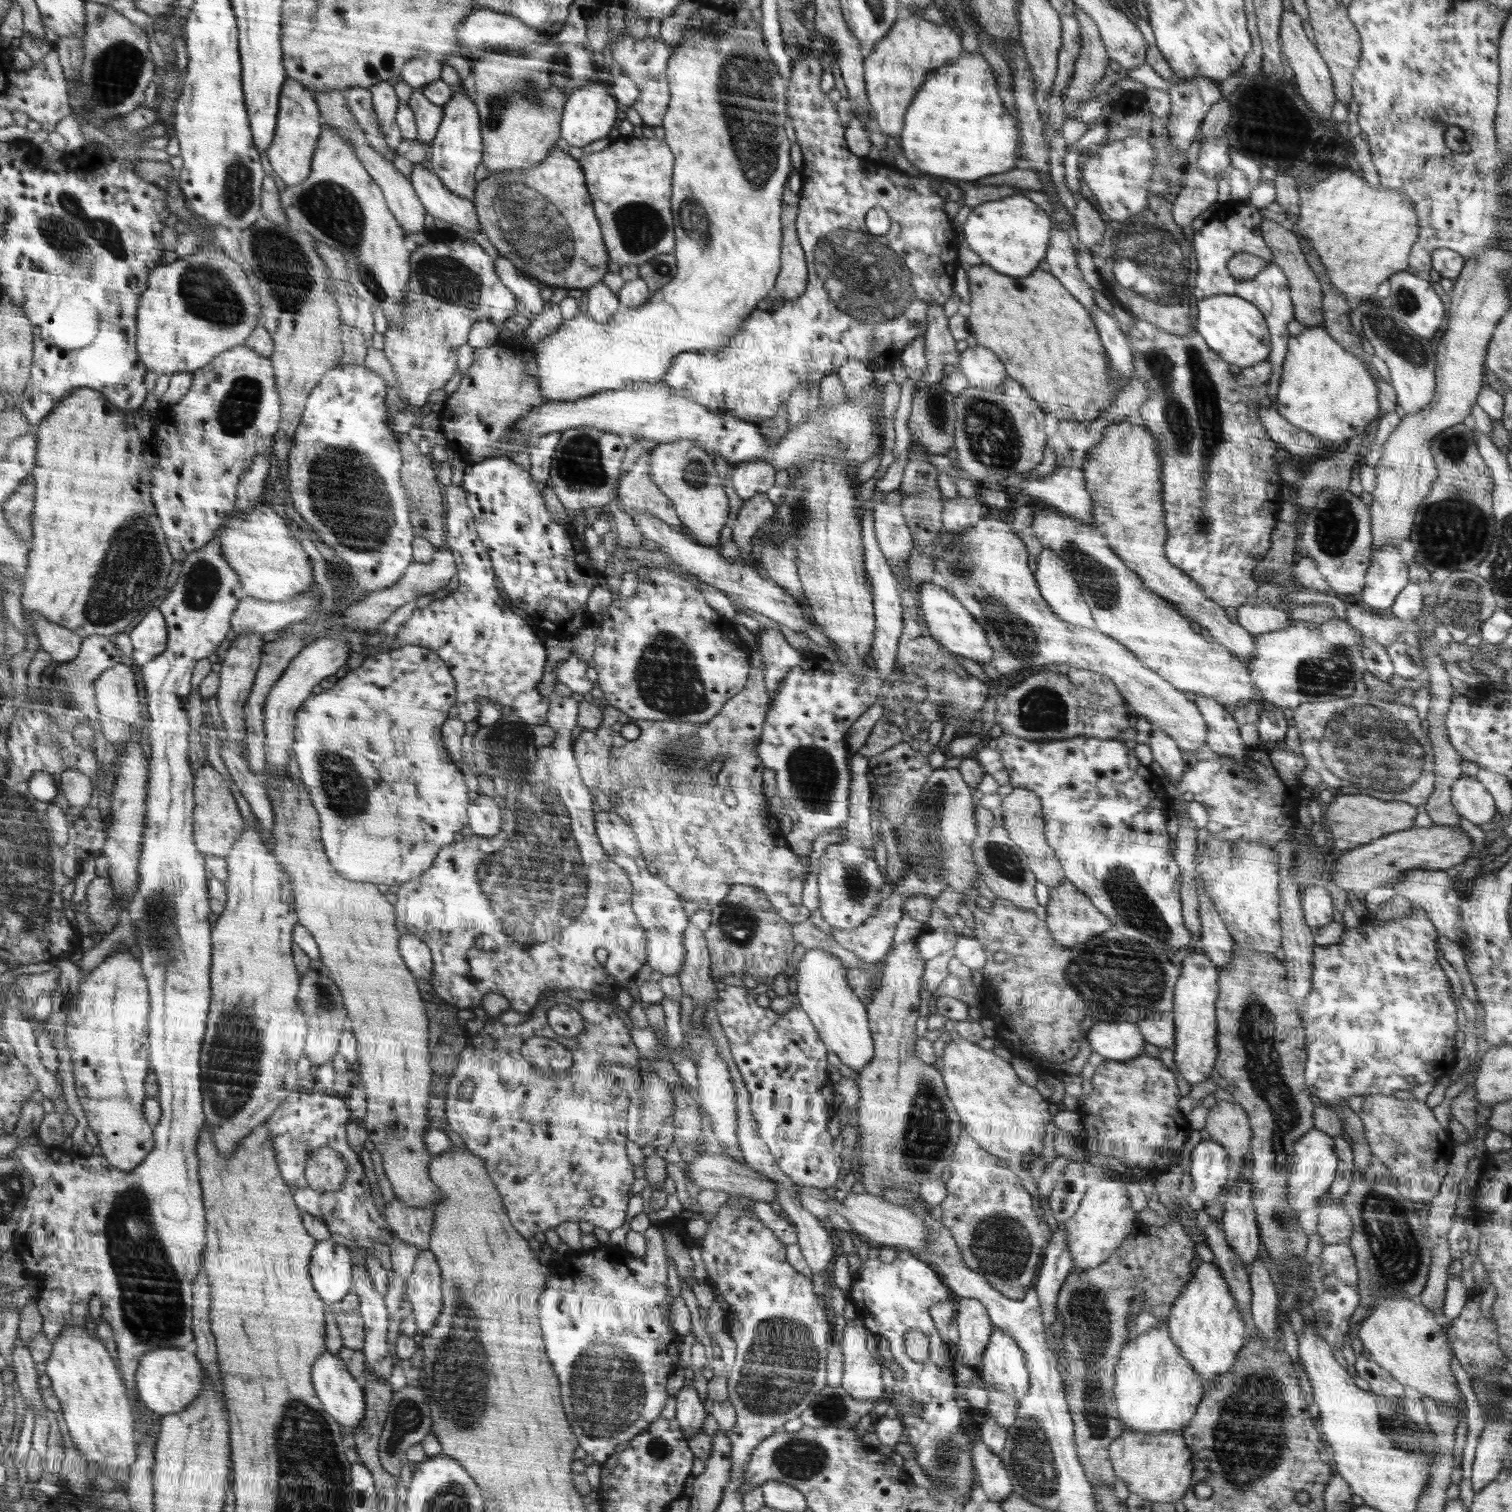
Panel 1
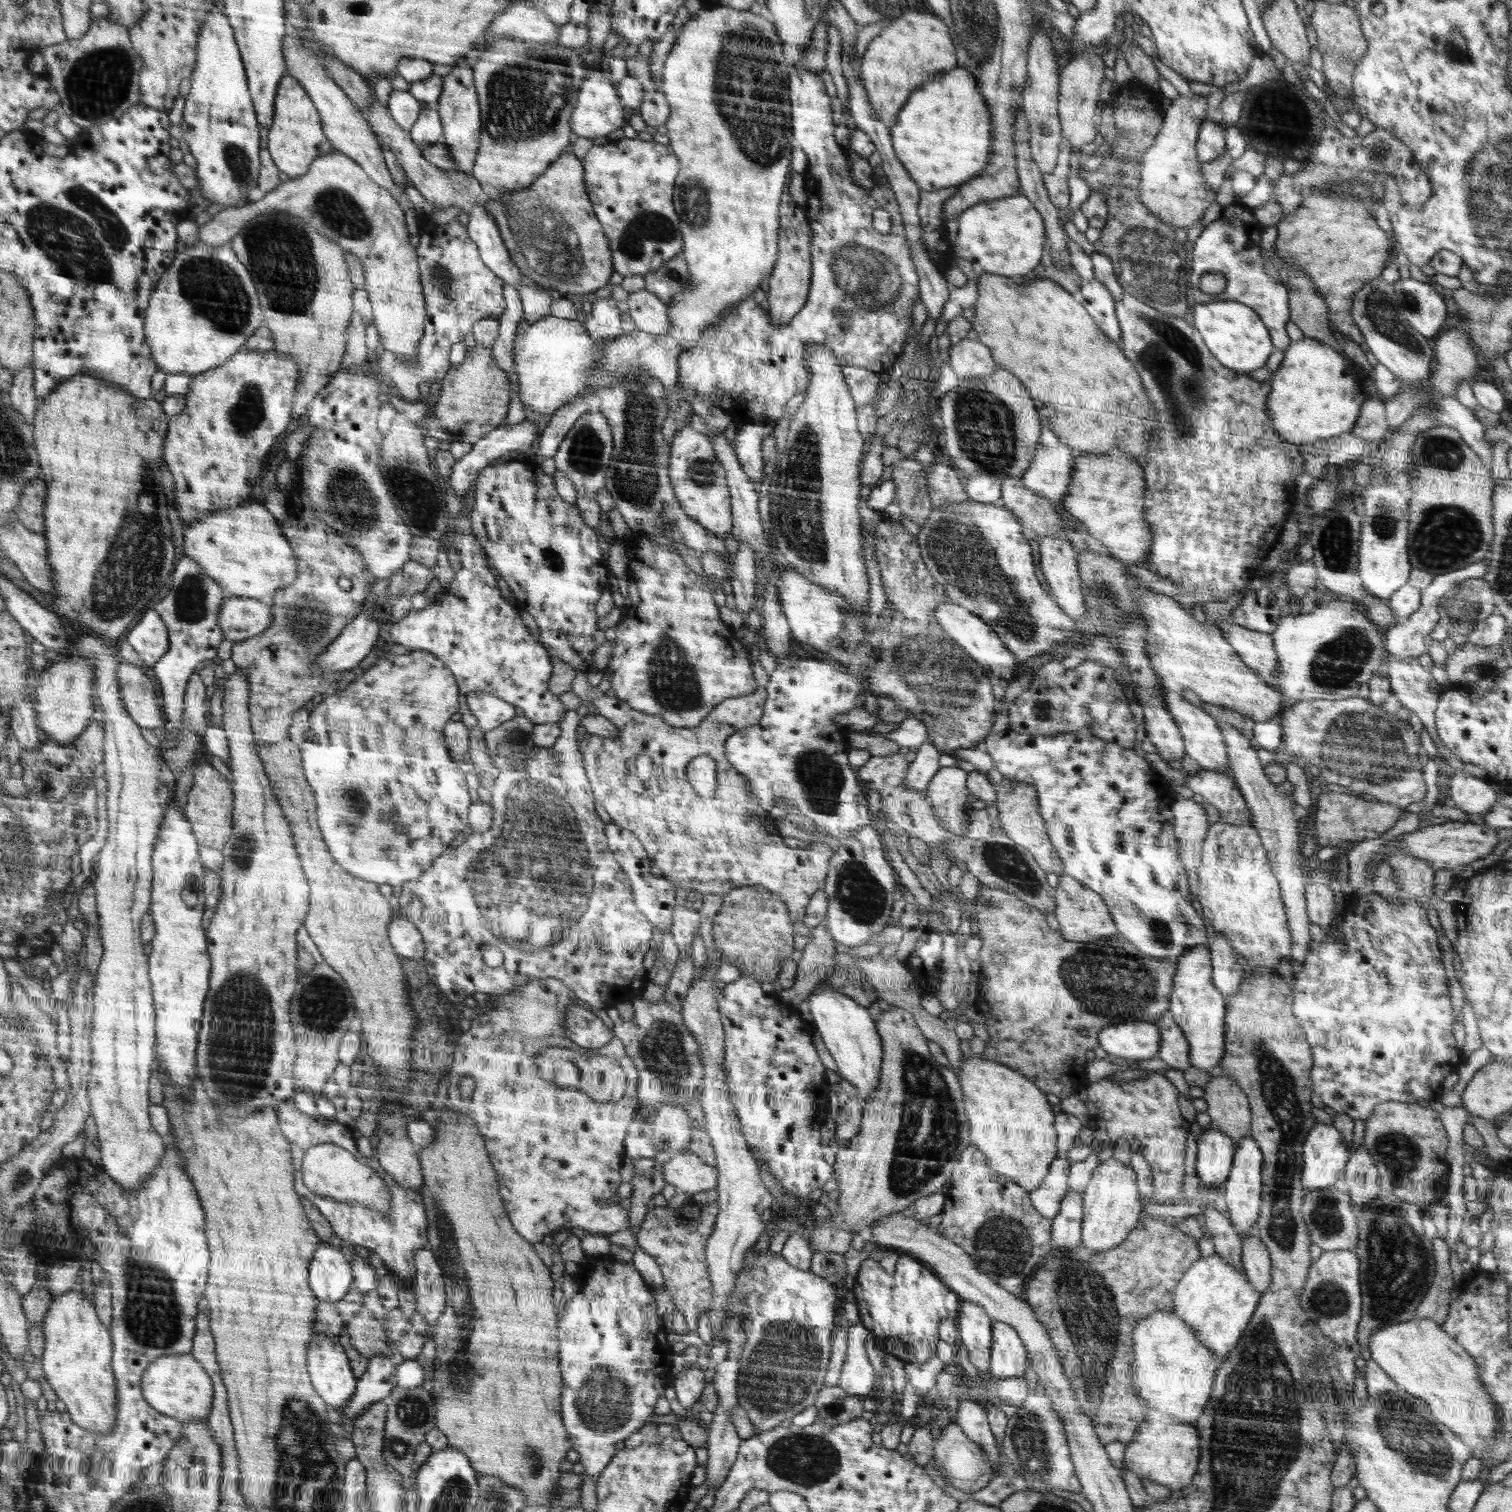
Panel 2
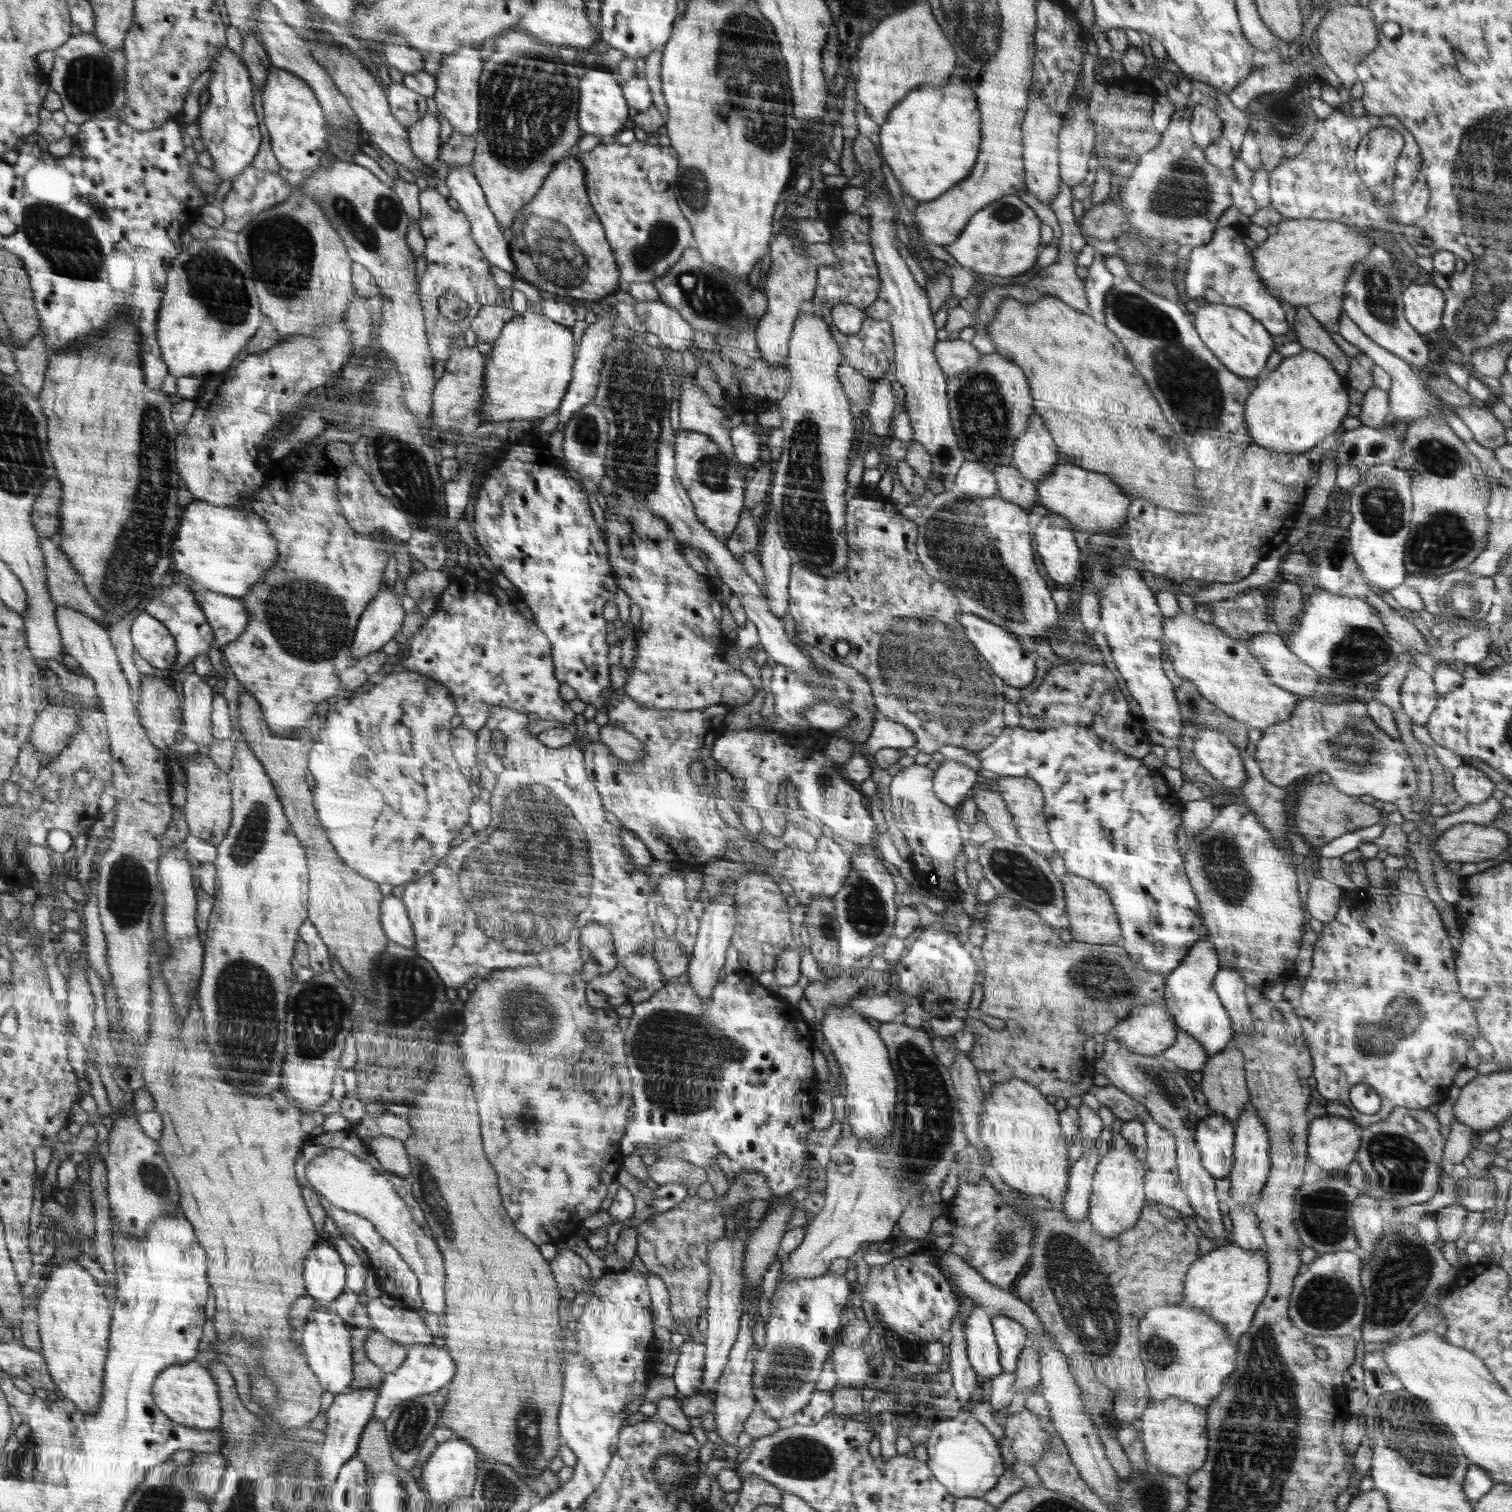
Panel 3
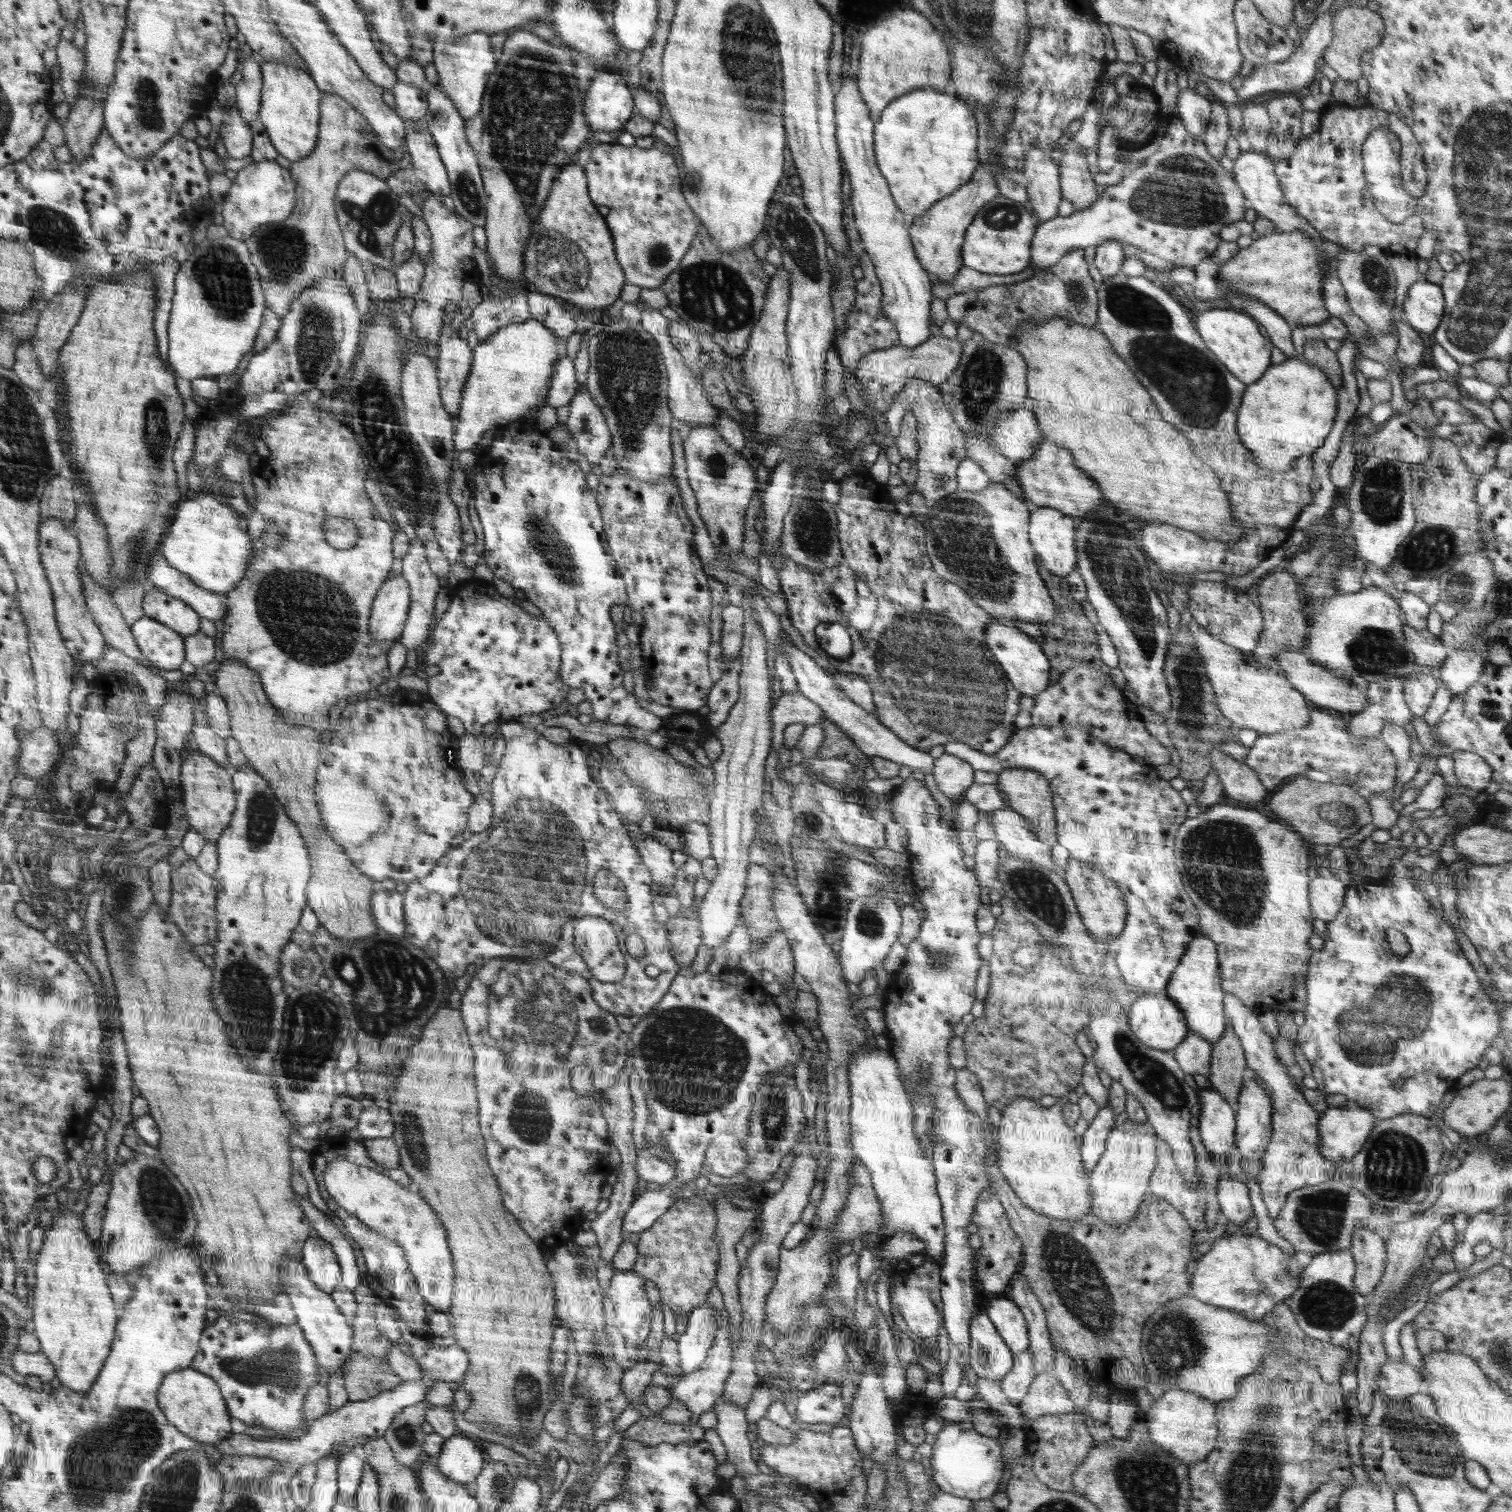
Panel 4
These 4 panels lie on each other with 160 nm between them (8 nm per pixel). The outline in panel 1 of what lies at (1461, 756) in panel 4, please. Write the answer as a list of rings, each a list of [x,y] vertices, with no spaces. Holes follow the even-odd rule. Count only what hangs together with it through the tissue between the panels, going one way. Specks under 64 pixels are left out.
[[[1463,775],[1454,781],[1451,802],[1464,820],[1476,826],[1492,822],[1497,813],[1493,797],[1475,777]]]

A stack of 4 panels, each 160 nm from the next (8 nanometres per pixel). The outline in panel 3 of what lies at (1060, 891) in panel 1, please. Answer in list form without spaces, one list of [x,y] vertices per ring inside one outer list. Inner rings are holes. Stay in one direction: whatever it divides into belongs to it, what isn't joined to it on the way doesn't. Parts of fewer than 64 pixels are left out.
[[[1068,872],[1061,876],[1061,881],[1073,940],[1090,944],[1120,943],[1122,937],[1120,923],[1105,890],[1084,877]]]

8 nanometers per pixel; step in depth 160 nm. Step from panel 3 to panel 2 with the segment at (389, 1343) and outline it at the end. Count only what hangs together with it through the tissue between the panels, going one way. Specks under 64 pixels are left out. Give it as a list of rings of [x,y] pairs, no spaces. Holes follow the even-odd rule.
[[[362,1306],[360,1311],[345,1323],[345,1328],[350,1335],[352,1346],[364,1358],[391,1356],[384,1324],[376,1320],[368,1308]]]

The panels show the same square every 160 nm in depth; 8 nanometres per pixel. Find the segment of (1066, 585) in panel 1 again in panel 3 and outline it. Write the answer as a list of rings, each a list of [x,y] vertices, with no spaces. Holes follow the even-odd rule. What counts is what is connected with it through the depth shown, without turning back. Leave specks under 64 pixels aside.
[[[1050,512],[1035,527],[1036,548],[1046,568],[1046,577],[1068,584],[1081,576],[1080,553],[1074,539],[1074,526],[1064,515]]]

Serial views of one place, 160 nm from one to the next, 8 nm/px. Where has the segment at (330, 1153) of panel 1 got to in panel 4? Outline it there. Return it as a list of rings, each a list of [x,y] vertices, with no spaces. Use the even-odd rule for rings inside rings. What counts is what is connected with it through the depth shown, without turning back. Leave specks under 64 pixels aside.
[[[344,1158],[329,1162],[323,1179],[329,1195],[344,1210],[359,1218],[371,1229],[375,1229],[380,1236],[398,1242],[406,1254],[423,1300],[427,1305],[446,1312],[446,1308],[450,1308],[454,1282],[452,1254],[448,1250],[446,1234],[440,1220],[436,1218],[436,1214],[420,1193],[413,1187],[405,1187],[399,1181],[380,1174],[377,1170],[348,1162]]]

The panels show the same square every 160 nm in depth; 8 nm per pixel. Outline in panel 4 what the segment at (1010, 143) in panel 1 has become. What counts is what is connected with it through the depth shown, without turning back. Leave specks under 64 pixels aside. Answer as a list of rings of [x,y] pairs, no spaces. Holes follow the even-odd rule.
[[[916,89],[904,100],[896,100],[884,112],[884,120],[878,120],[875,149],[879,168],[888,176],[899,209],[911,221],[972,178],[978,166],[976,128],[976,118],[964,101],[926,89]]]

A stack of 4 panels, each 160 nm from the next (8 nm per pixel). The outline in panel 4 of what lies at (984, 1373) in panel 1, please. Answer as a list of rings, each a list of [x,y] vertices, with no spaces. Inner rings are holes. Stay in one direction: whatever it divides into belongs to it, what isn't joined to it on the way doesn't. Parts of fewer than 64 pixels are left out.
[[[1007,1296],[988,1297],[987,1316],[1006,1341],[1008,1348],[1015,1356],[1022,1354],[1030,1347],[1030,1329],[1022,1310]]]

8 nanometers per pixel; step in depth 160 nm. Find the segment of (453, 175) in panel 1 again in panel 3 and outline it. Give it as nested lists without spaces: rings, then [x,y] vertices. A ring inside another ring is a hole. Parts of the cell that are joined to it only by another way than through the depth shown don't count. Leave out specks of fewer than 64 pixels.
[[[466,45],[444,55],[440,68],[435,74],[436,90],[431,100],[432,108],[450,122],[454,133],[472,136],[478,128],[478,78],[482,72],[479,46]]]

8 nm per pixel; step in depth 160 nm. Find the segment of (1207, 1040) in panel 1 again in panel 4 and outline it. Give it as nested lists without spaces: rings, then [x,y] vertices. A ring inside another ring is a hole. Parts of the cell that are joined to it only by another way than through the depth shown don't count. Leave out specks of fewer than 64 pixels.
[[[1206,935],[1194,938],[1187,944],[1186,952],[1182,955],[1178,966],[1174,969],[1167,988],[1164,990],[1183,1012],[1187,1027],[1194,1035],[1201,1036],[1212,1044],[1220,1040],[1227,1027],[1225,1008],[1219,973],[1217,946]]]

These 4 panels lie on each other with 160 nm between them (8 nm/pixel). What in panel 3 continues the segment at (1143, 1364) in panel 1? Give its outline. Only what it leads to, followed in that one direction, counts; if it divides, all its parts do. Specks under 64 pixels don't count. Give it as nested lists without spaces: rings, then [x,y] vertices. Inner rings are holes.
[[[1159,1305],[1148,1310],[1138,1327],[1141,1359],[1146,1367],[1145,1382],[1152,1400],[1176,1398],[1198,1406],[1208,1406],[1222,1391],[1224,1381],[1234,1372],[1238,1342],[1229,1339],[1229,1334],[1216,1320],[1182,1305]]]

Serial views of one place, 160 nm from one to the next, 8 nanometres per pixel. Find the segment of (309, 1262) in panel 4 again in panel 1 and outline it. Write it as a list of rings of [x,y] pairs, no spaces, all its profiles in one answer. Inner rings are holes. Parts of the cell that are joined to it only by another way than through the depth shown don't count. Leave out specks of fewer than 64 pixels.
[[[331,1239],[319,1241],[311,1257],[311,1282],[329,1304],[338,1305],[352,1286],[352,1264],[348,1250]]]

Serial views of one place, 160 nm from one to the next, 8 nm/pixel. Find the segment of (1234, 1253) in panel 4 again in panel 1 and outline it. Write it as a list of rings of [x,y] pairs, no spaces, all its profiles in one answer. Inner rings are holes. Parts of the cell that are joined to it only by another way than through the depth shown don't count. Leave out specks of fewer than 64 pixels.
[[[1201,1259],[1200,1262],[1193,1278],[1173,1303],[1165,1325],[1169,1330],[1169,1337],[1177,1344],[1181,1355],[1200,1378],[1202,1390],[1212,1392],[1216,1390],[1218,1376],[1224,1376],[1231,1371],[1236,1355],[1244,1346],[1246,1324],[1238,1314],[1236,1300],[1232,1298],[1221,1270],[1212,1263],[1203,1262]]]

